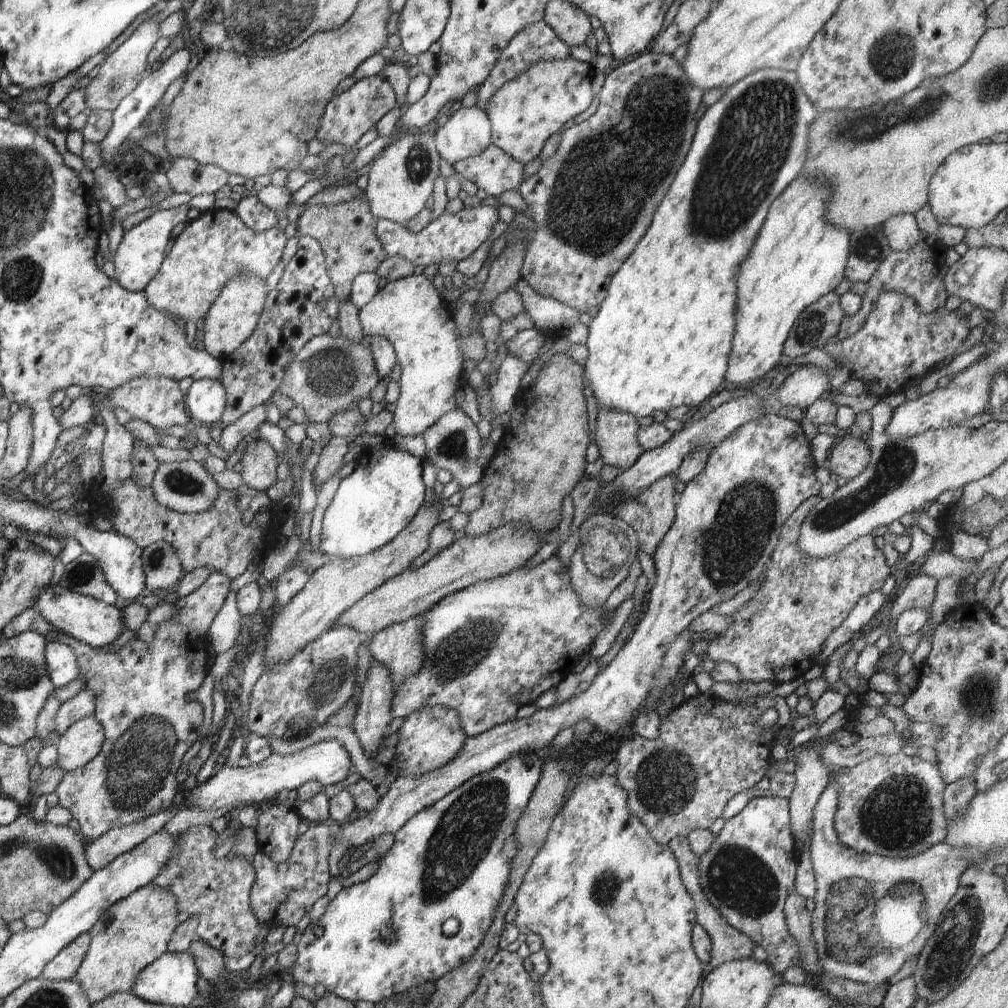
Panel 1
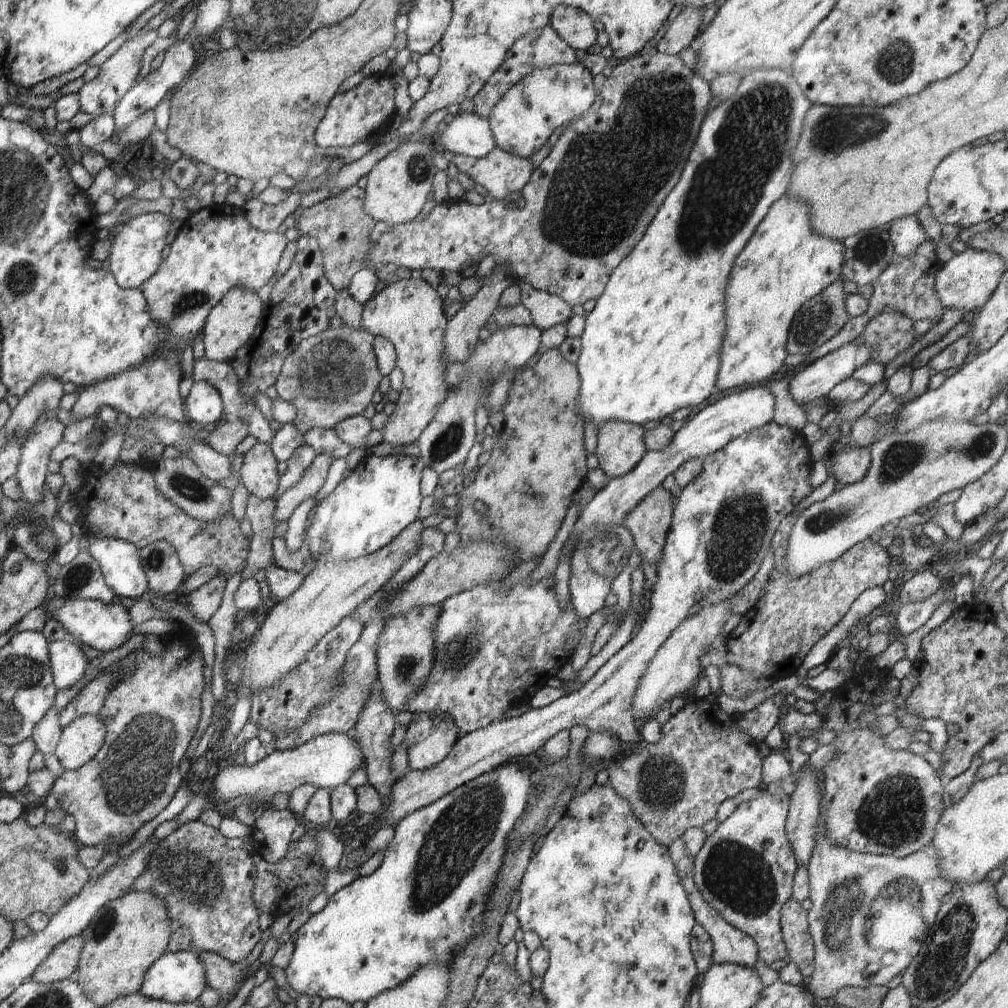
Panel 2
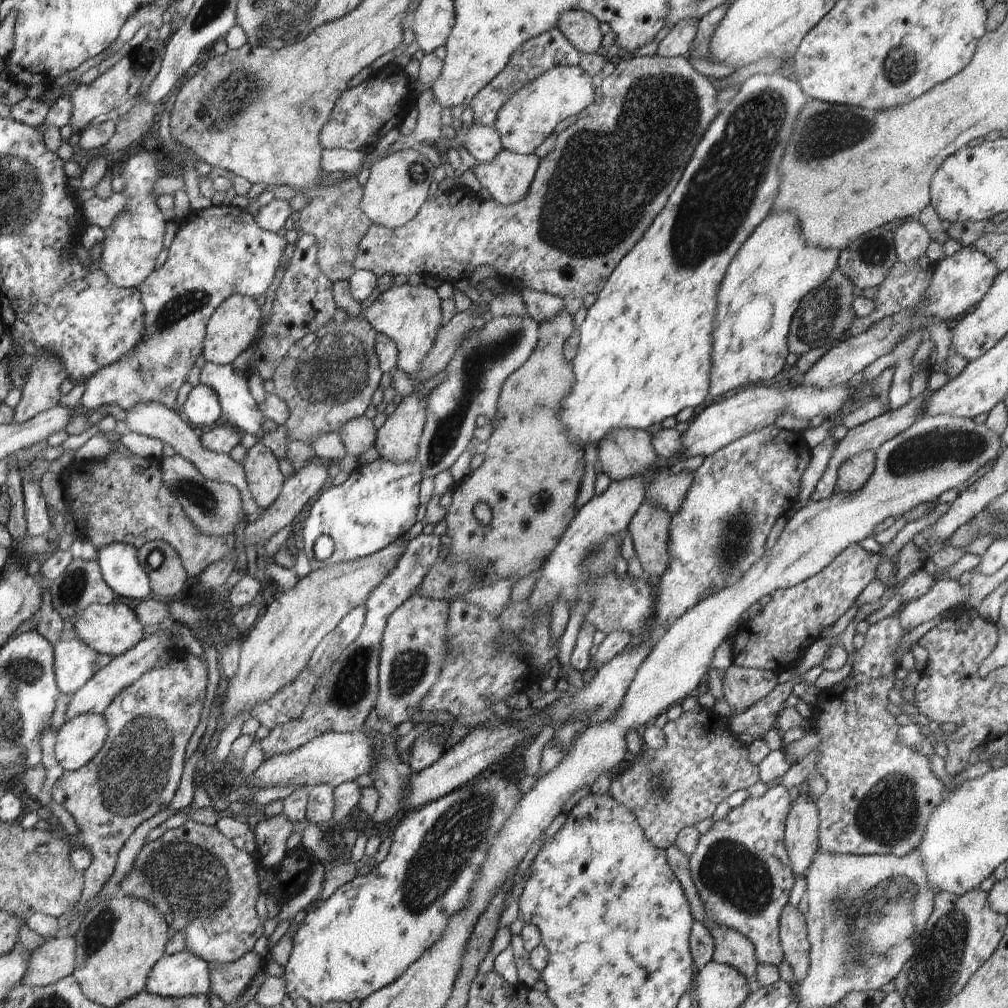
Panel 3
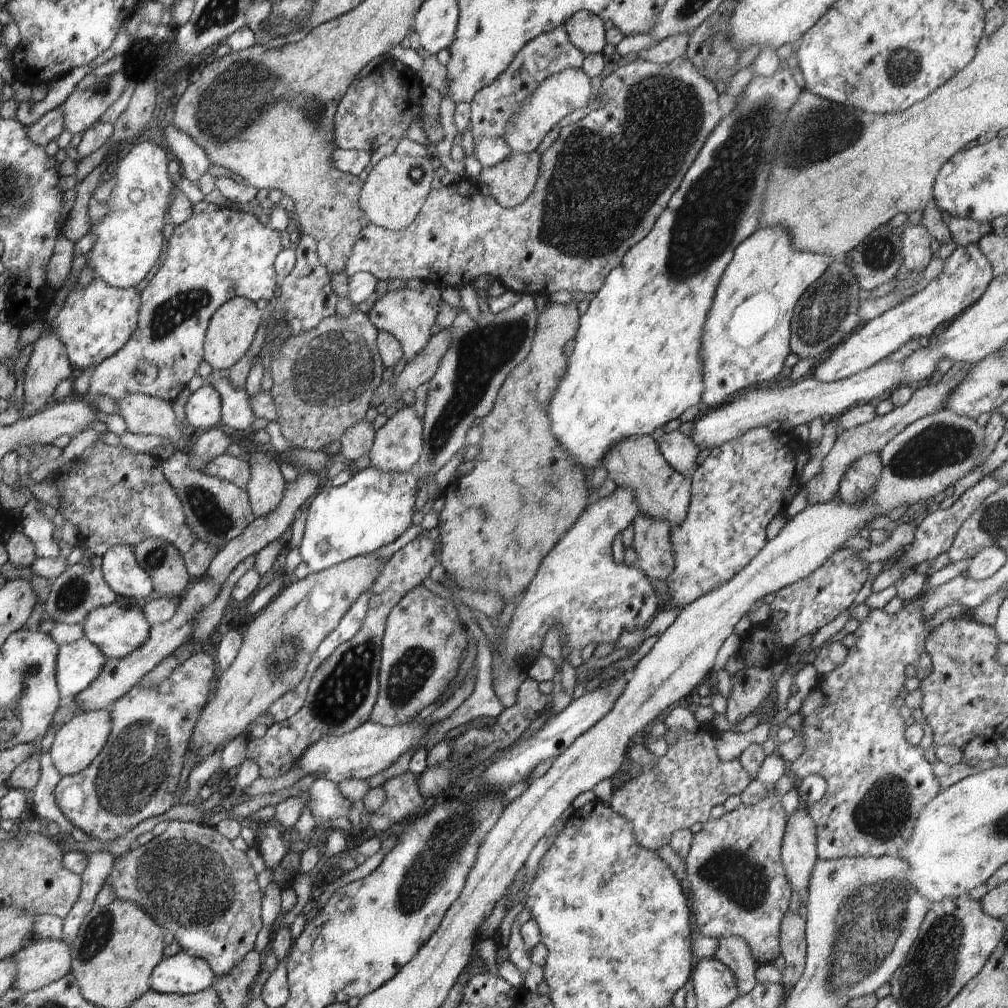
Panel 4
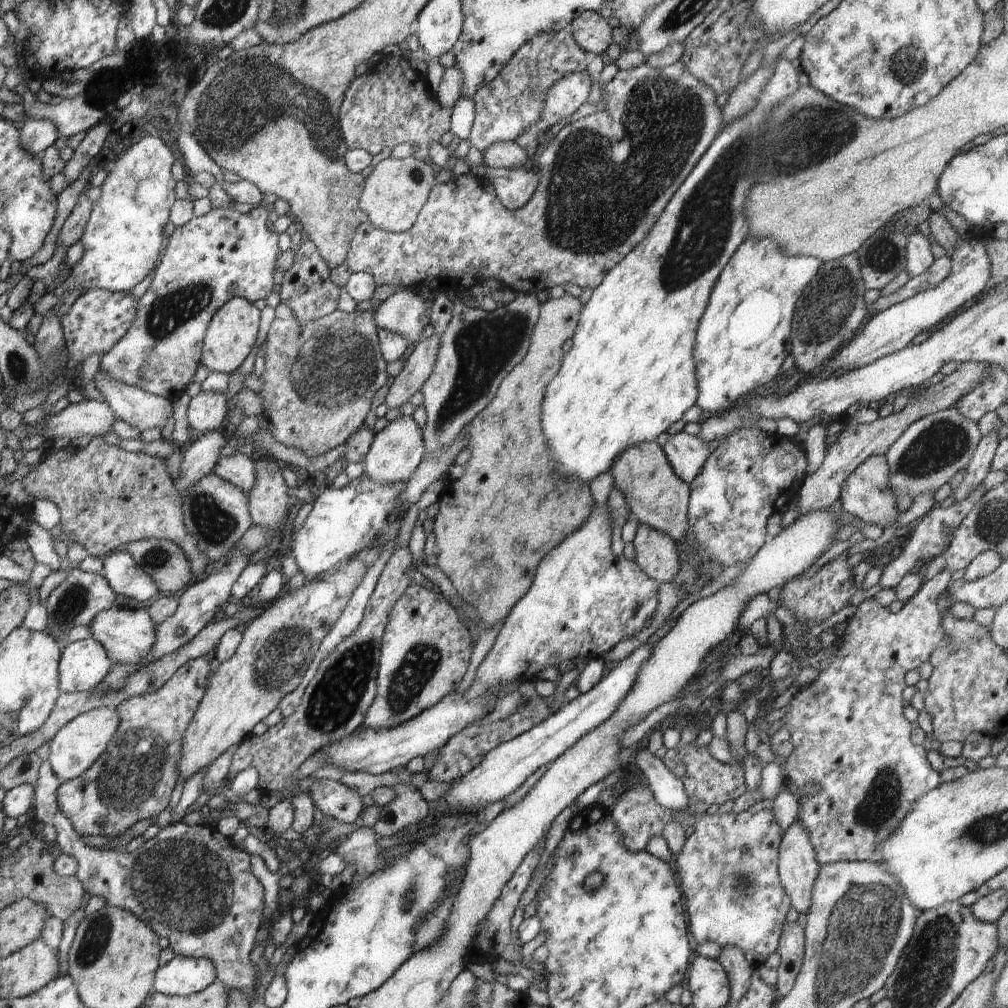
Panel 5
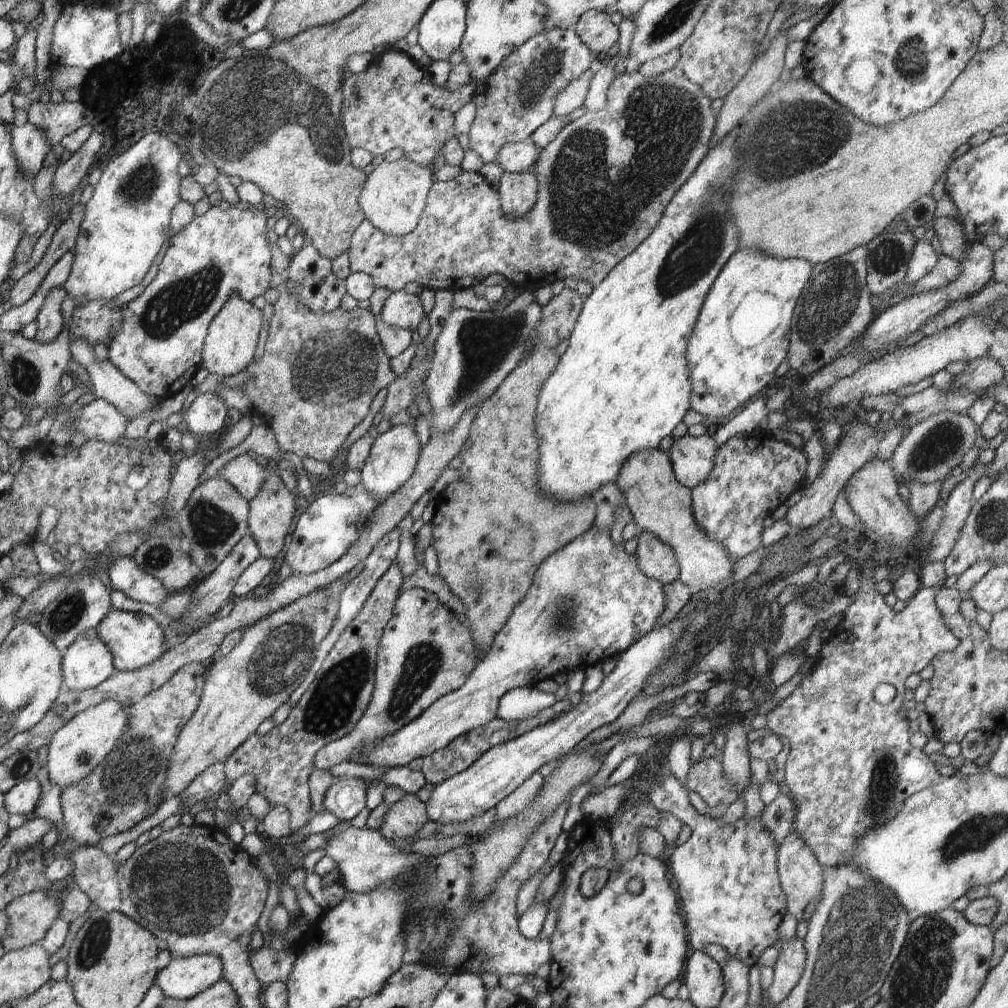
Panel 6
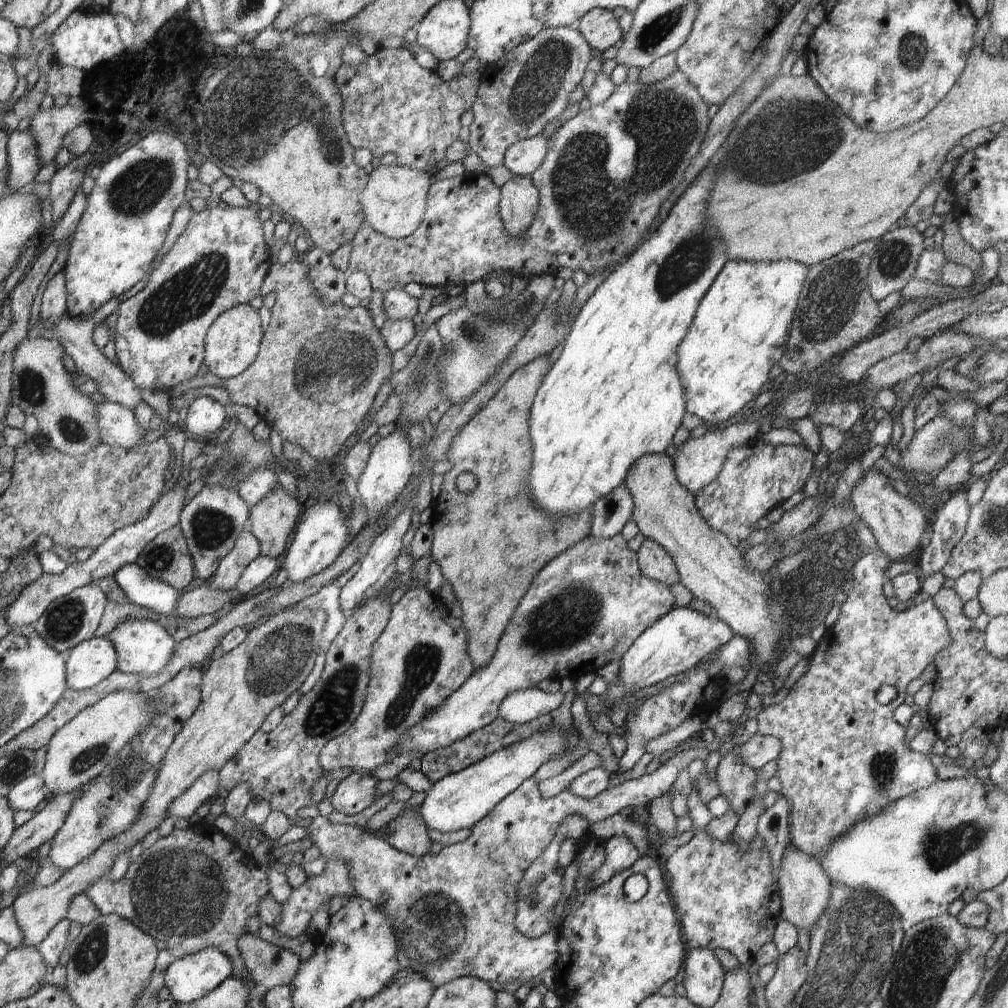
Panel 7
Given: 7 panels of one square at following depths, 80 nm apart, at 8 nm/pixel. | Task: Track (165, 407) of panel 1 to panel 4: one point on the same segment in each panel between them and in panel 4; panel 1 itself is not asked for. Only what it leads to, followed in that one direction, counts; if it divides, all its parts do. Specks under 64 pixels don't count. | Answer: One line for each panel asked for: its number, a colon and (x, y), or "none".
2: (216, 250)
3: (218, 251)
4: (212, 257)

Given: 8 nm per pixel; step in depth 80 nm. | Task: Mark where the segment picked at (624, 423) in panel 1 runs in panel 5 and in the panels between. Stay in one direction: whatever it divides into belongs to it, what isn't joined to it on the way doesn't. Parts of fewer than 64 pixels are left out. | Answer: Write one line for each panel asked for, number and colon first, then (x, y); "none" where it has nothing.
2: (620, 446)
3: (623, 453)
4: (661, 492)
5: (654, 493)

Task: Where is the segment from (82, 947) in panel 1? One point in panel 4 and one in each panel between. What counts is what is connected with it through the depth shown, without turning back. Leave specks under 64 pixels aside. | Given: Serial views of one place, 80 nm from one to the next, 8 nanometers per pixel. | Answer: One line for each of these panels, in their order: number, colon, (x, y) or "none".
2: (62, 961)
3: (55, 959)
4: (40, 964)

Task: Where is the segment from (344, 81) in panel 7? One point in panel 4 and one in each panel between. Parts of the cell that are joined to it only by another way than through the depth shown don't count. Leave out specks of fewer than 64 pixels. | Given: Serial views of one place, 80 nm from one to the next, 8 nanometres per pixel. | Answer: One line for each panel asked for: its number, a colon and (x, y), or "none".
4: (375, 109)
5: (392, 103)
6: (393, 104)

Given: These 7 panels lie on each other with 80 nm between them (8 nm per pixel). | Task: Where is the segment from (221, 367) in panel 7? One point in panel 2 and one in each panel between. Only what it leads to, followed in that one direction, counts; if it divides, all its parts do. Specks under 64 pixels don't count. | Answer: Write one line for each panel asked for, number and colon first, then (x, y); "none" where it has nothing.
2: (230, 324)
3: (233, 326)
4: (231, 329)
5: (232, 332)
6: (231, 340)

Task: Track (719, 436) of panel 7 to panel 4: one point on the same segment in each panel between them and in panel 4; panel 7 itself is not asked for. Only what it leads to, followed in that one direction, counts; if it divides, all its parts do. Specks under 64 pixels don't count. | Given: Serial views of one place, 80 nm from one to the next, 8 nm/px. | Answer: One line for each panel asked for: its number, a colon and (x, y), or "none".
4: (680, 451)
5: (686, 454)
6: (692, 457)

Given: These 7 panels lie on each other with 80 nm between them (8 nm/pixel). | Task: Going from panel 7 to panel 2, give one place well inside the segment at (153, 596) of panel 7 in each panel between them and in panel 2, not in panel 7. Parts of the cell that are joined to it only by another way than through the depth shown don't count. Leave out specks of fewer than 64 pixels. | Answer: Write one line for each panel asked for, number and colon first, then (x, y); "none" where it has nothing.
2: (120, 561)
3: (118, 562)
4: (120, 568)
5: (124, 576)
6: (125, 575)

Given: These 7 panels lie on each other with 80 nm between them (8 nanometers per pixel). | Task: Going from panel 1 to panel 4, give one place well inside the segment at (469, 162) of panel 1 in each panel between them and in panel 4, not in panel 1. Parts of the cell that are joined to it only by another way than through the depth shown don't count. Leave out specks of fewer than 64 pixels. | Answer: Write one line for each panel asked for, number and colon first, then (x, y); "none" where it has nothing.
2: (501, 173)
3: (508, 176)
4: (512, 180)

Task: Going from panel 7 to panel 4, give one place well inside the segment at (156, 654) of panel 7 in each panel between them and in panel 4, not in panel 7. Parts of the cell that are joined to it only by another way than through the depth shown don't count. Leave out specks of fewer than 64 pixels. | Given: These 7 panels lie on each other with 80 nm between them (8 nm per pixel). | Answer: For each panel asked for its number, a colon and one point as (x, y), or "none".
4: (116, 630)
5: (127, 635)
6: (134, 640)

